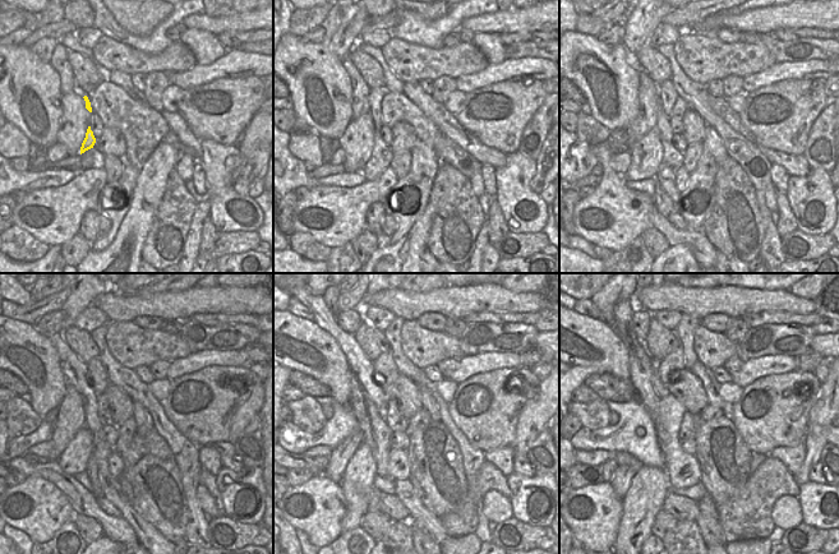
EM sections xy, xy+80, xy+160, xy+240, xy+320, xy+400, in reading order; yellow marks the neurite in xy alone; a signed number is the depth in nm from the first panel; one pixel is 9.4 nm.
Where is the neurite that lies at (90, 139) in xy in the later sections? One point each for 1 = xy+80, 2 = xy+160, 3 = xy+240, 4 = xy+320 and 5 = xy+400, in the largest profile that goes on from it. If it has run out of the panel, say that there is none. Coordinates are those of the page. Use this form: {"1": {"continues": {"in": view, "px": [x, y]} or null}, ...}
{"1": {"continues": {"in": "xy+80", "px": [376, 95]}}, "2": {"continues": {"in": "xy+160", "px": [668, 96]}}, "3": {"continues": {"in": "xy+240", "px": [96, 372]}}, "4": {"continues": {"in": "xy+320", "px": [385, 373]}}, "5": {"continues": {"in": "xy+400", "px": [674, 360]}}}

